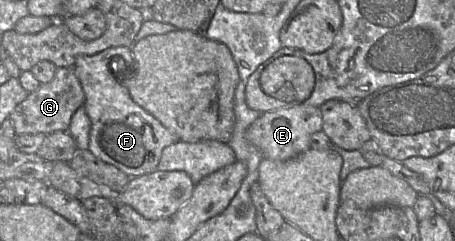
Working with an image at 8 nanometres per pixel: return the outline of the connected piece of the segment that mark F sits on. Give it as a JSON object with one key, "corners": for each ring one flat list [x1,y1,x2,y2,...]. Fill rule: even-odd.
{"corners":[[118,46,105,49,95,55,79,56,76,58,73,68,85,94,83,107,91,121,88,149,99,159,114,165,132,178,158,170,163,149,179,141,179,138,152,114,133,101,128,89,122,83,121,74,124,73,126,64,135,66,131,48]]}

